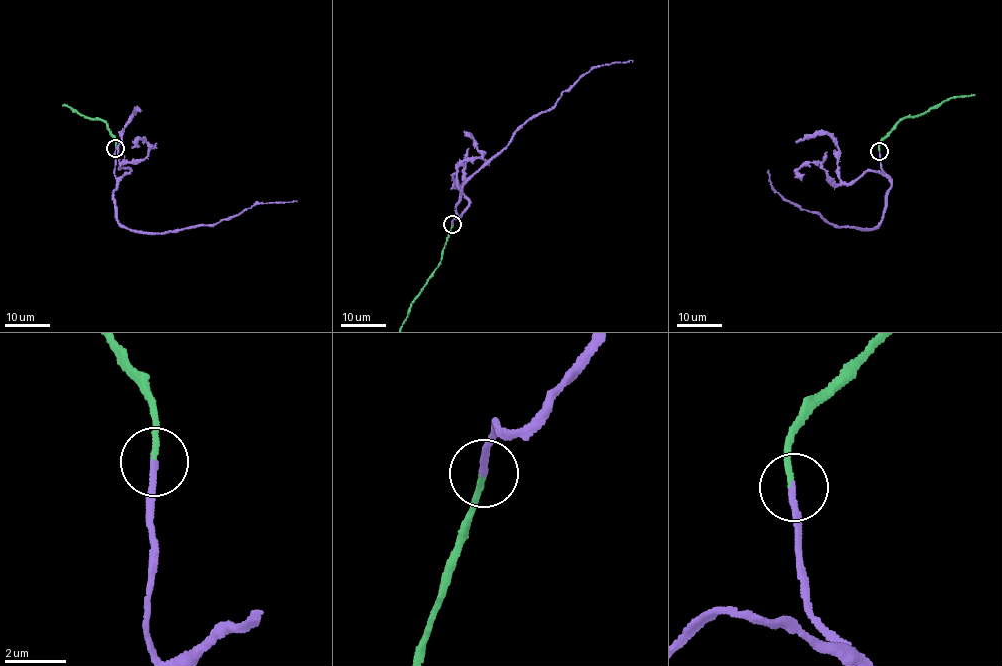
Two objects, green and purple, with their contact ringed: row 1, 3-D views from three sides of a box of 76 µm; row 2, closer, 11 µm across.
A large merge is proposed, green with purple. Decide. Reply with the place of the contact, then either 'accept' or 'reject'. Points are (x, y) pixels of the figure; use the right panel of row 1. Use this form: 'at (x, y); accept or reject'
at (879, 151); accept

